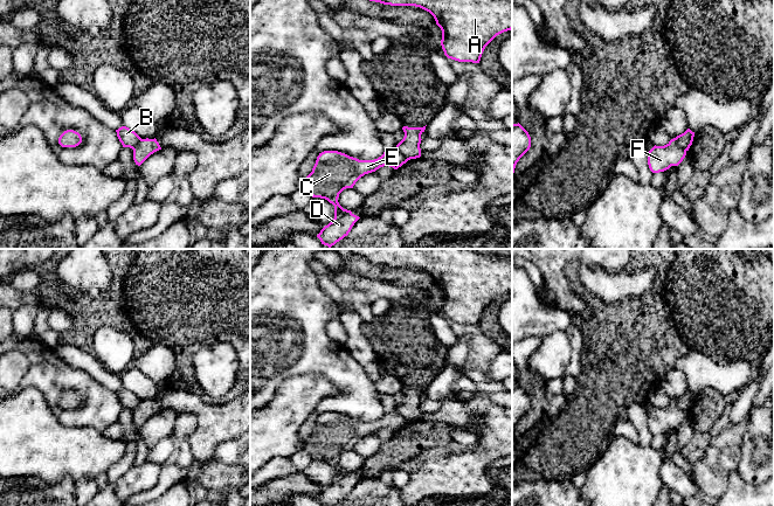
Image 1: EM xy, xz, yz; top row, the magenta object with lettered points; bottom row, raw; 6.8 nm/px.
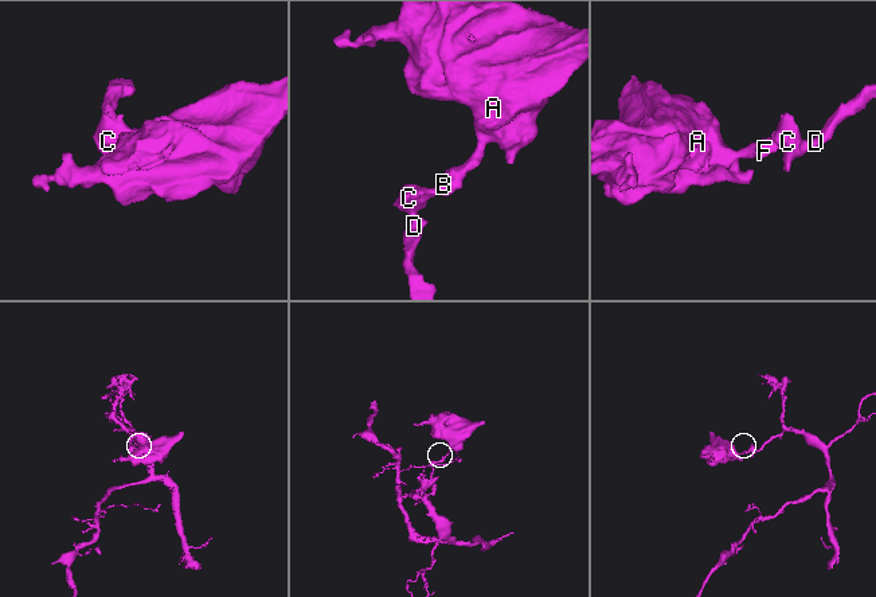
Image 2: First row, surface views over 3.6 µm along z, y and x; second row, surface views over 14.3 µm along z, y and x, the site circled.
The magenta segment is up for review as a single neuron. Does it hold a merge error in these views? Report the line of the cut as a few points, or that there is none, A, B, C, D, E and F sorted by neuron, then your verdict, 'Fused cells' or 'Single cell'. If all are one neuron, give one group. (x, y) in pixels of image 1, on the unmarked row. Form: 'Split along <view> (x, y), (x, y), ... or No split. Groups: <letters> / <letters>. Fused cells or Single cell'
Split along xz (395, 409), (408, 421). Groups: A F / B C D E. Fused cells

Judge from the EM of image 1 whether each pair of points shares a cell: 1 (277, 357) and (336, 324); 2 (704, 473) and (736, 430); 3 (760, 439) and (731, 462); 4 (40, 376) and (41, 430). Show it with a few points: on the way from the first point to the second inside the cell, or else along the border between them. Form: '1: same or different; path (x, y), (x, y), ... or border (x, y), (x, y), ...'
1: different; border (334, 317), (326, 325), (326, 334), (343, 345)
2: same; path (710, 462), (711, 452), (724, 438)
3: different; border (739, 443), (740, 459), (734, 469)
4: different; border (18, 389), (36, 388), (55, 415)

